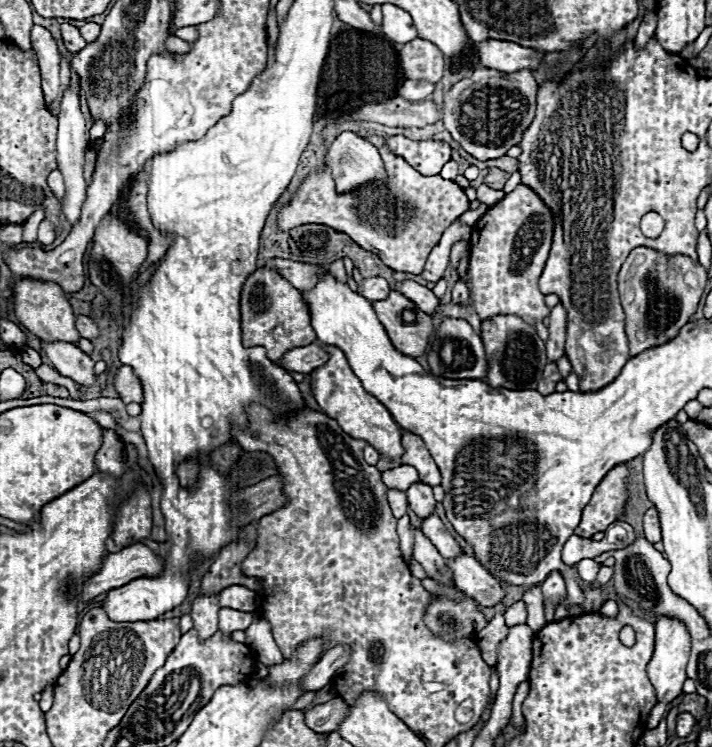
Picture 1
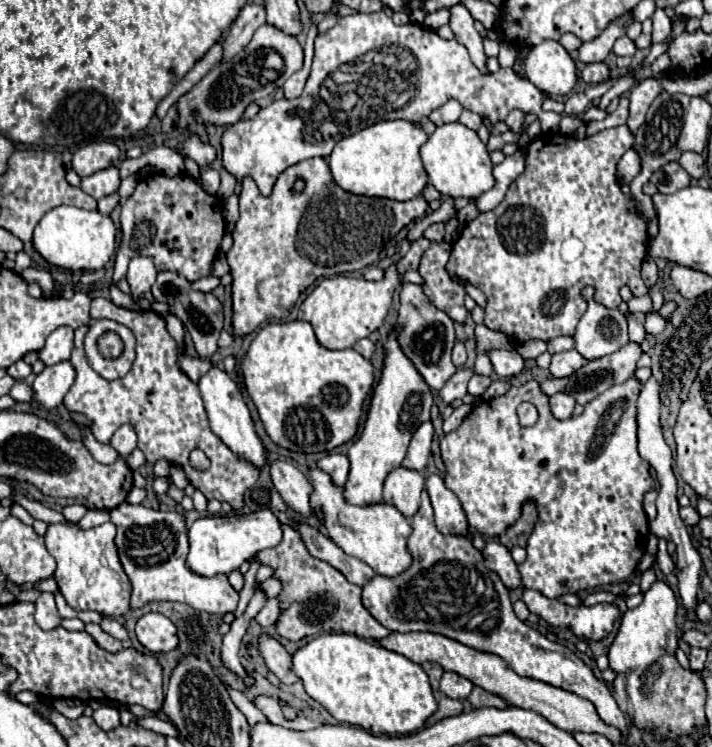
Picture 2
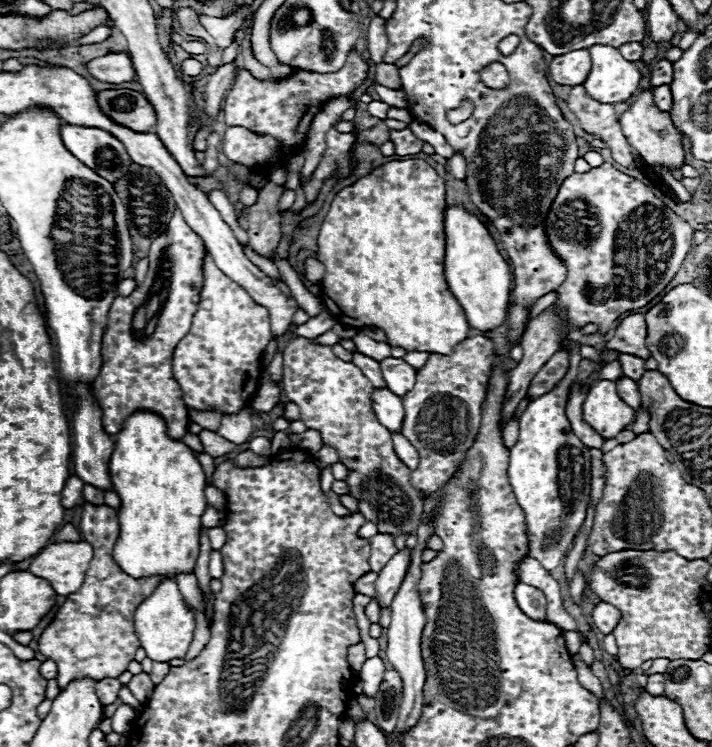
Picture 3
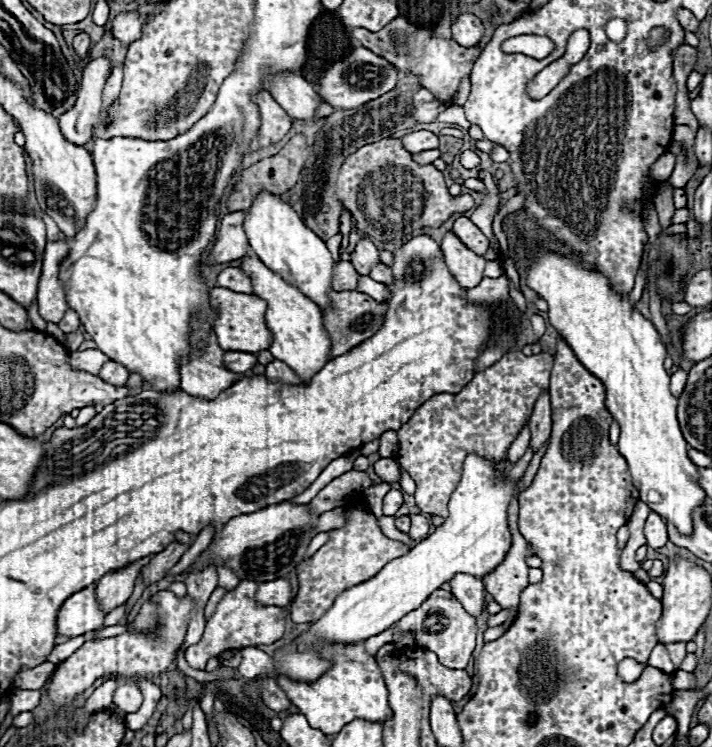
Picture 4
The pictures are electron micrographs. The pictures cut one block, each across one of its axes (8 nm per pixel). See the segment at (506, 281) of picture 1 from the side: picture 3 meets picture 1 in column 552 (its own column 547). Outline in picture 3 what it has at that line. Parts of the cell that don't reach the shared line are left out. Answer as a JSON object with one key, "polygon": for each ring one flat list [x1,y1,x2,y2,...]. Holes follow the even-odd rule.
{"polygon":[[608,162,584,174,574,172,564,180,550,208,546,232,552,248,568,268,568,276,558,288,560,298,556,304,564,304,564,308,568,308,568,316,574,324,586,326,588,322,594,322,600,326,600,332,606,332,620,314,642,308,656,298,676,276,686,254,692,250,690,224,658,200,646,184,618,172]]}

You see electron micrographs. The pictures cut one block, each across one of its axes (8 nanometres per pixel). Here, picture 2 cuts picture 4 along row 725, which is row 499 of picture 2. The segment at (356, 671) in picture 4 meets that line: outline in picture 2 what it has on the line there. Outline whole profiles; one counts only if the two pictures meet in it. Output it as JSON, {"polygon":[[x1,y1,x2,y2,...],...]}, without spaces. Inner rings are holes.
{"polygon":[[310,468,308,480,312,480,312,488,314,488,310,496,310,504,314,512,322,518,322,526,326,534,346,554,360,558,376,574,382,574,382,576,398,576,410,566,412,556,406,550,406,538,410,536,412,528,408,520,392,504,386,504,386,502,376,502,368,506,348,504,344,500,344,488,334,484,332,478,320,468]]}

